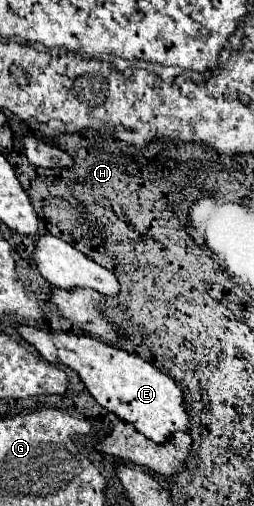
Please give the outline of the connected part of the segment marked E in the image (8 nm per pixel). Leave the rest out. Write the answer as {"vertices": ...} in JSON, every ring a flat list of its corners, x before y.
{"vertices":[[18,324,16,330,28,344,32,344,40,352,44,360,48,360,50,364,64,364,72,368,80,376,80,380,86,384,92,398,102,408,106,408,108,412,114,412,124,422,132,424,146,438,154,442,164,442,176,430,188,432,190,418,184,408,180,386,170,376,162,374,158,368,154,368,150,362,142,360,140,356,128,354,122,348,110,346,90,336,50,332,50,330,34,328,26,324]]}

